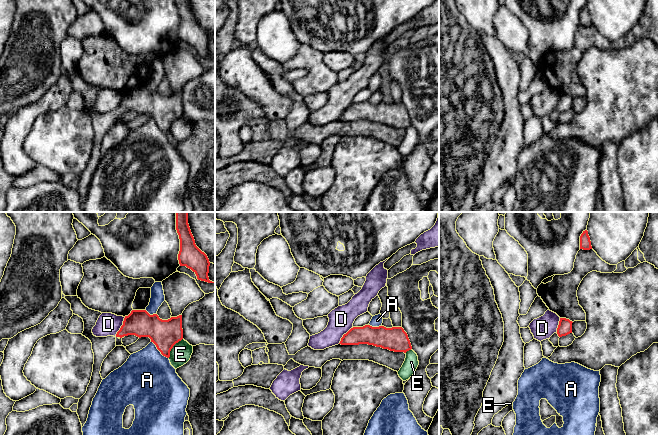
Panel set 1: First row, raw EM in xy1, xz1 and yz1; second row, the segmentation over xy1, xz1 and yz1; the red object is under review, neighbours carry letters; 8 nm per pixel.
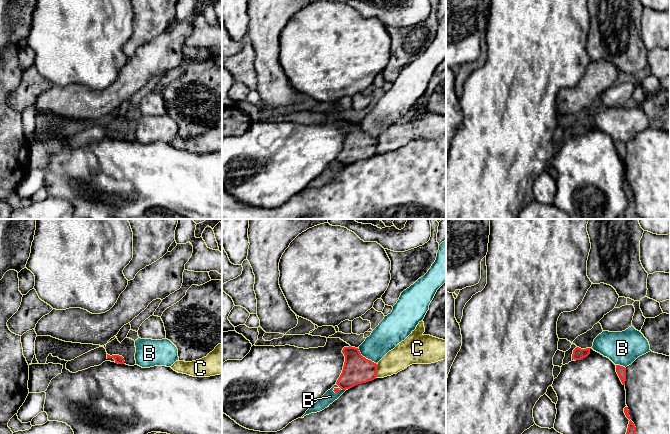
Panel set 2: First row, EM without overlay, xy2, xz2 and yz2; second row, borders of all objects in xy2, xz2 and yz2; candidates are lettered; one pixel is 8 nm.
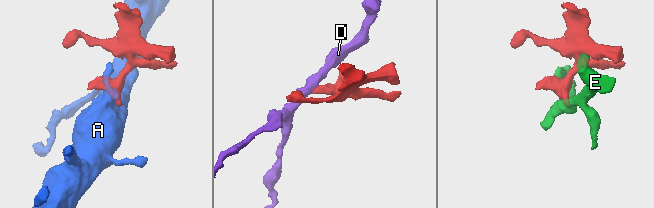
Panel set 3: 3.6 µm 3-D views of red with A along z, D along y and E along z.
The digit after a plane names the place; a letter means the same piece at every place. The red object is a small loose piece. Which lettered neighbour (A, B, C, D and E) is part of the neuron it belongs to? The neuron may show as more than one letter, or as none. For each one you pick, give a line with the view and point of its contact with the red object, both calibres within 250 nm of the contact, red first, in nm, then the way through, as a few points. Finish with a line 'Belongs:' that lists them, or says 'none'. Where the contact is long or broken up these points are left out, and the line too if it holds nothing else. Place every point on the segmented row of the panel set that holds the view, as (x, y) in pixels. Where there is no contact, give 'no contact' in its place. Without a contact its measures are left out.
Belongs: none

